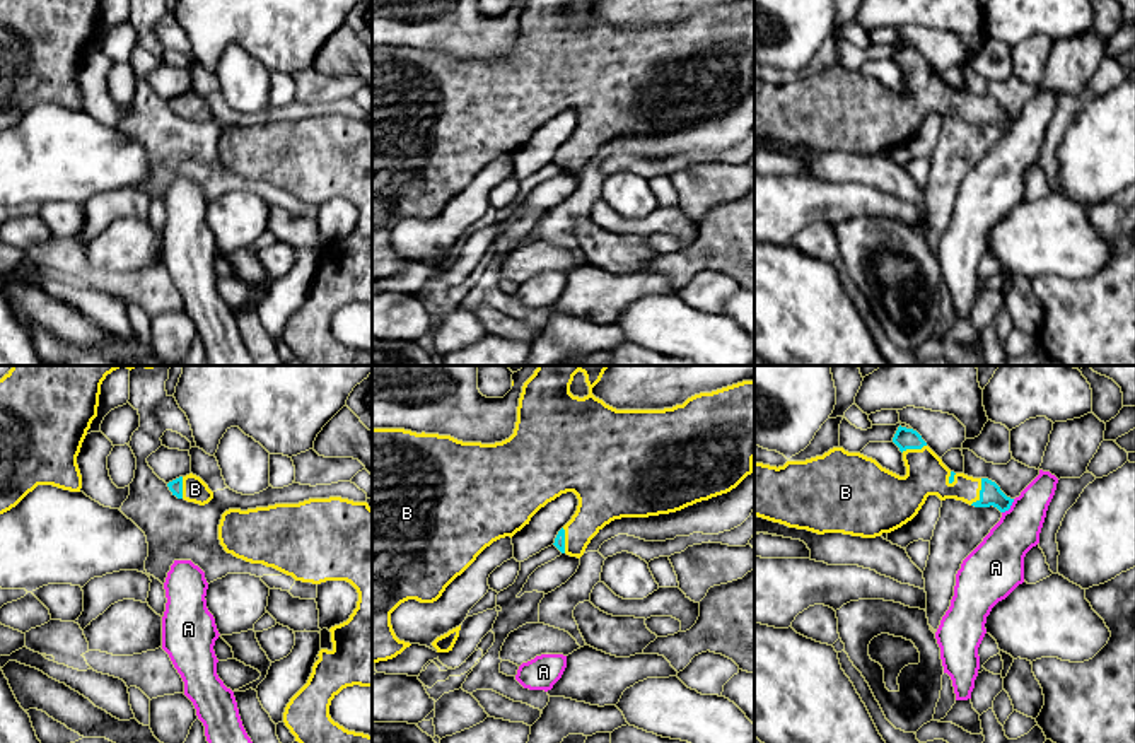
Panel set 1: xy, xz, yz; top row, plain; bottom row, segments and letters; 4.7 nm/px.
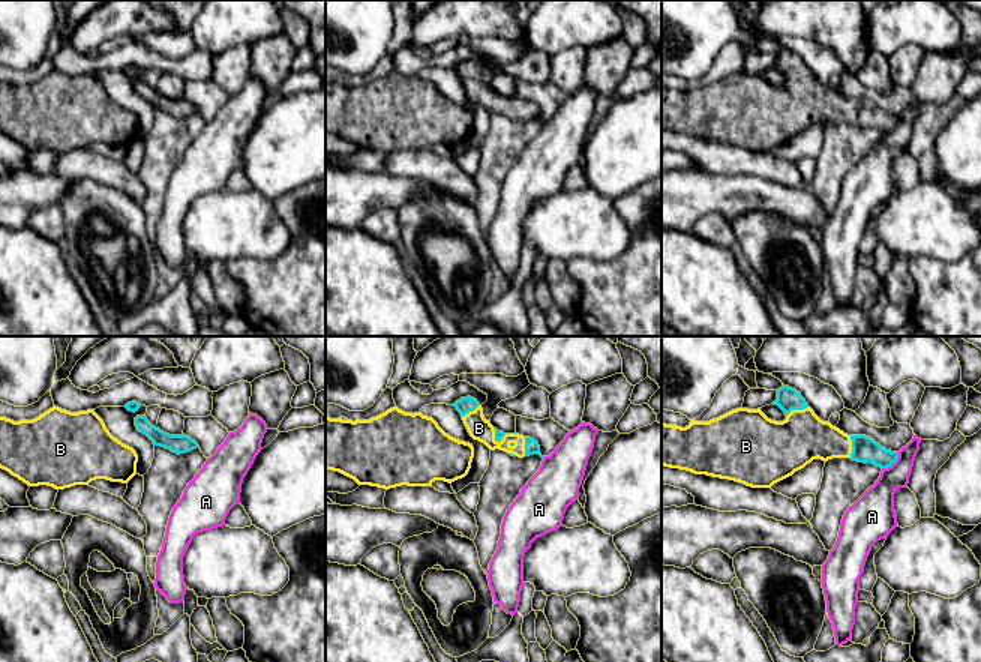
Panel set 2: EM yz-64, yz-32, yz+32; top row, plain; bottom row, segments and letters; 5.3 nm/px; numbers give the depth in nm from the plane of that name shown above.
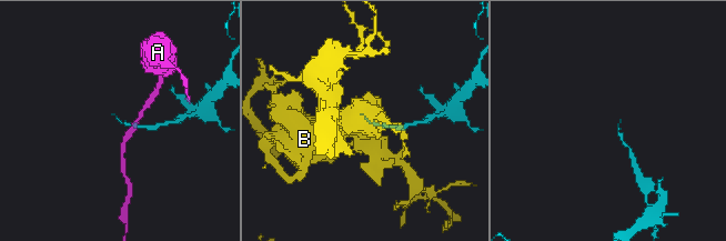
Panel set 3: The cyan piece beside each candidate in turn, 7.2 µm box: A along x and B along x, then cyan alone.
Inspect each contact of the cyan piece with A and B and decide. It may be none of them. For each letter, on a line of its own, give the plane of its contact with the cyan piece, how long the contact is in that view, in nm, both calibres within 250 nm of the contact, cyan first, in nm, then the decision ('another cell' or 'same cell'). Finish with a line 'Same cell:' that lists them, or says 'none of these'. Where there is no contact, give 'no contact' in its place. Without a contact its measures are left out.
A: contact in yz; length 90 nm; calibres 110 and 240 nm; another cell
B: contact in yz; length 140 nm; calibres 110 and 180 nm; same cell
Same cell: B

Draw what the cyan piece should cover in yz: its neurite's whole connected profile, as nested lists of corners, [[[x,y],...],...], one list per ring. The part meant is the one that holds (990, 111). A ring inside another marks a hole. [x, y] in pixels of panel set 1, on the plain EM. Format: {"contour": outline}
{"contour": [[[899,43],[893,60],[903,70],[905,94],[843,65],[833,65],[806,79],[787,79],[778,85],[754,80],[754,133],[818,152],[876,155],[911,138],[928,113],[937,113],[940,118],[963,118],[975,125],[993,123],[1000,130],[1010,126],[1014,116],[1007,114],[995,99],[951,89],[917,48]]]}

